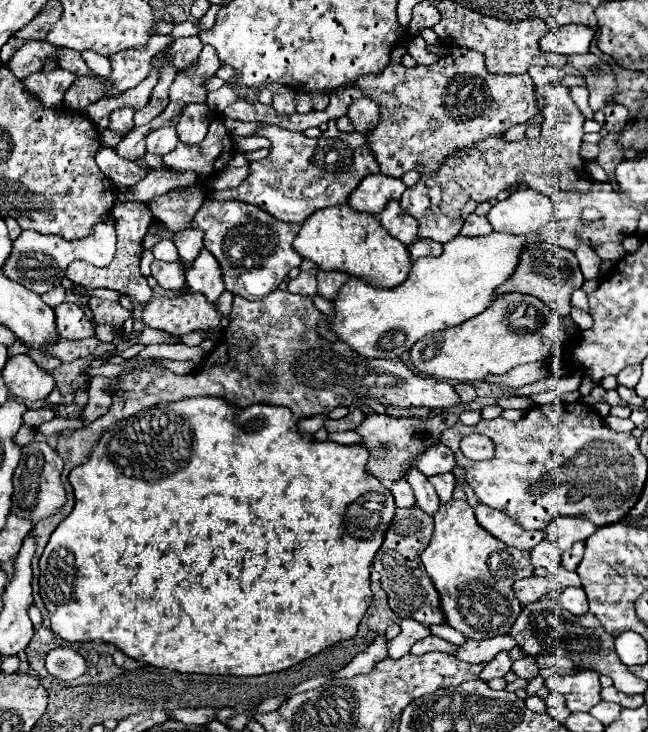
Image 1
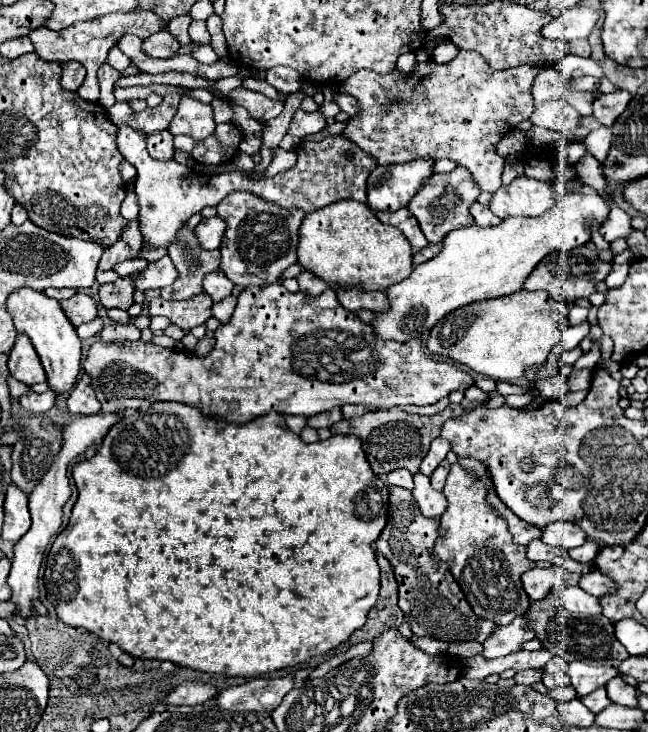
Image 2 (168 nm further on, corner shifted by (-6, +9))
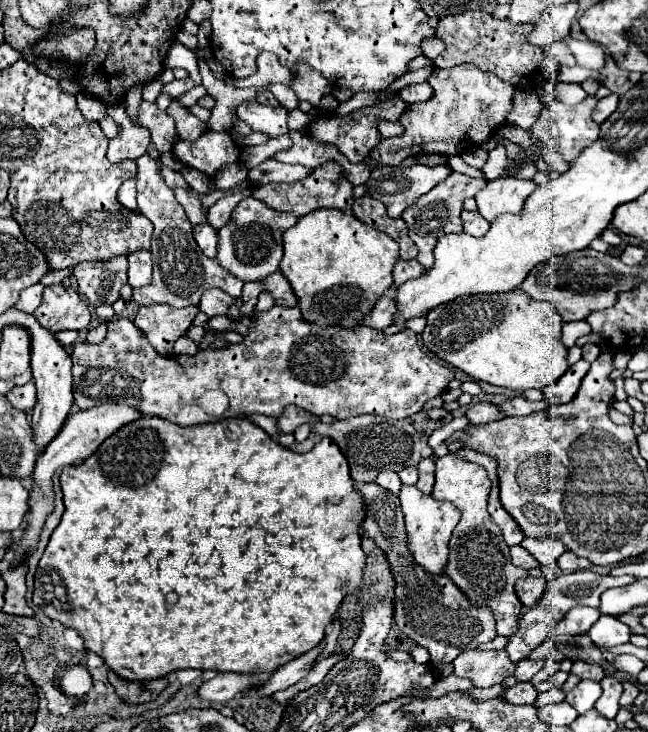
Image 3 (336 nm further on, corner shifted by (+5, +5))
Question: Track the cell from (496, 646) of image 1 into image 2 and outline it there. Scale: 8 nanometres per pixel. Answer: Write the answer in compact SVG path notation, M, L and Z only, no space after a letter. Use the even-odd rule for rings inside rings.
M517 617L517 619L513 619L511 625L495 627L491 631L491 635L483 641L481 655L487 659L503 657L503 655L509 655L513 651L519 651L521 645L529 639L535 639L535 633L527 627L525 617Z

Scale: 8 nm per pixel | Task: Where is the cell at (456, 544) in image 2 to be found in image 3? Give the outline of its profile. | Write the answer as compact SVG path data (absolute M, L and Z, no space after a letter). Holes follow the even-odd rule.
M454 453L436 457L436 485L432 497L454 503L462 513L462 519L456 525L448 545L450 559L446 575L468 595L474 605L486 605L492 609L496 619L496 635L510 637L516 631L518 617L522 613L522 603L514 593L514 583L520 577L528 577L528 571L512 565L510 549L502 539L502 531L486 511L488 495L490 479L484 467L470 463Z

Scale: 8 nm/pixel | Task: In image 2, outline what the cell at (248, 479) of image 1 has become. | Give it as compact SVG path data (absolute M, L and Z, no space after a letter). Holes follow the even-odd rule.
M153 403L151 407L133 411L117 421L105 435L101 449L91 459L79 461L73 467L73 479L79 497L73 505L67 527L57 535L45 563L47 599L53 603L65 625L83 627L101 639L117 643L133 657L167 659L175 665L205 673L257 677L297 665L337 647L353 631L365 625L367 613L377 601L379 565L371 545L387 525L389 485L371 471L357 437L333 435L325 441L305 443L287 427L285 417L279 413L265 413L249 423L227 423L225 419L203 415L199 407L183 403Z

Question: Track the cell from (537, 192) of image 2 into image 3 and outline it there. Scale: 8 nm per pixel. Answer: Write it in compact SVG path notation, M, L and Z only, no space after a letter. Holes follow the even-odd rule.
M500 177L490 183L476 195L478 213L486 221L494 221L502 213L518 215L524 207L528 195L536 189L534 181L518 179L518 177Z

